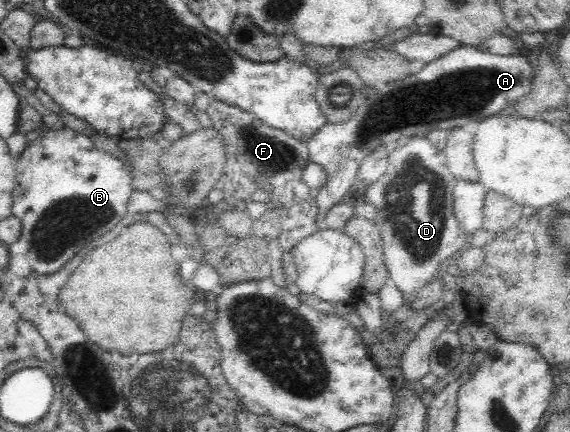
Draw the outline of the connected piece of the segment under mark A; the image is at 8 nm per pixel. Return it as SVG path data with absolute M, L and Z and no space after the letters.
M459 46L446 56L427 63L419 73L391 81L378 93L365 97L357 112L347 122L321 125L305 143L308 160L320 164L326 170L326 183L320 188L320 193L315 198L318 208L321 209L321 214L317 214L317 224L326 210L329 210L336 202L352 198L351 188L358 186L357 172L361 162L376 146L392 146L398 138L425 136L433 129L449 131L455 127L471 128L492 114L505 113L531 92L534 71L535 68L523 56L492 54L479 46Z

